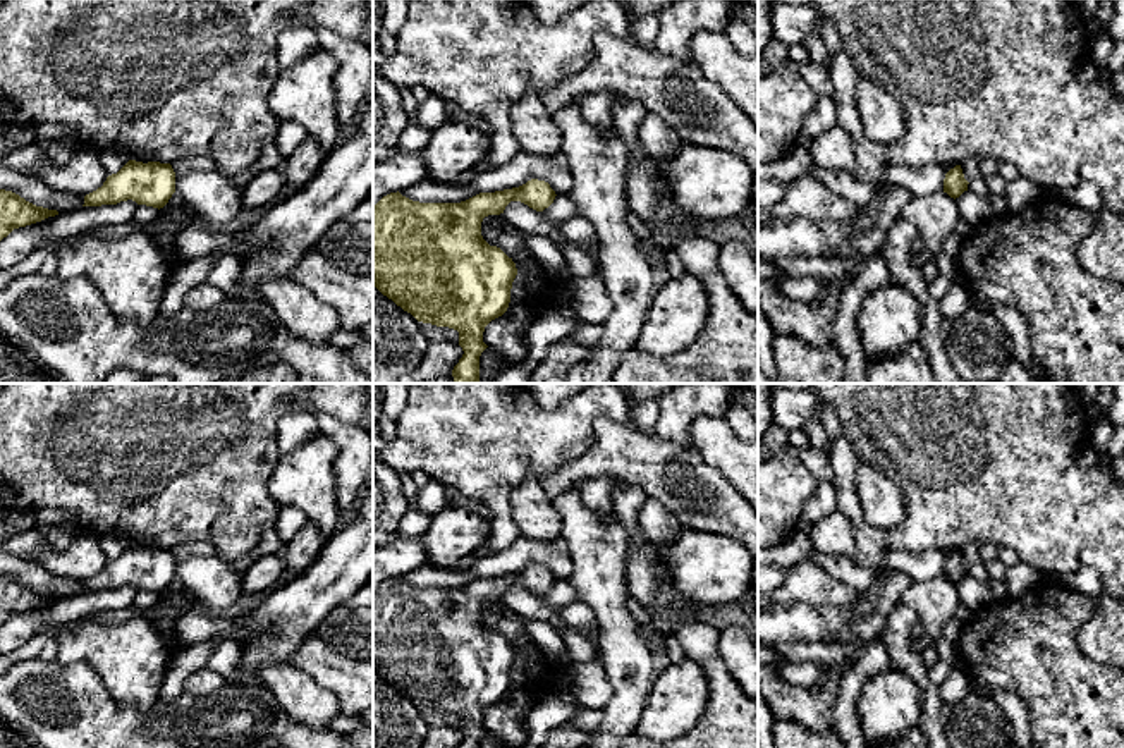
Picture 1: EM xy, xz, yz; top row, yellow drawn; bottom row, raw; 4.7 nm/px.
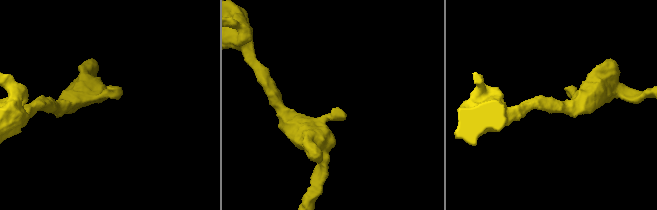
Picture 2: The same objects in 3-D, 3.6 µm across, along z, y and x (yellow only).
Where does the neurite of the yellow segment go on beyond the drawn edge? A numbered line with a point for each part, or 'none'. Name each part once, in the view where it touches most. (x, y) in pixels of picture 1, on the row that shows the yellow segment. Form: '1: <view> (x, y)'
none

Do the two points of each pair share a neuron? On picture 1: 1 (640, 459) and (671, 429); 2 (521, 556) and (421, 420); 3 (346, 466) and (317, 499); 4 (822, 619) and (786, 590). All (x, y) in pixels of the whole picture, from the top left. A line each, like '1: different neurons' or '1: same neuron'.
1: different neurons
2: different neurons
3: different neurons
4: different neurons

